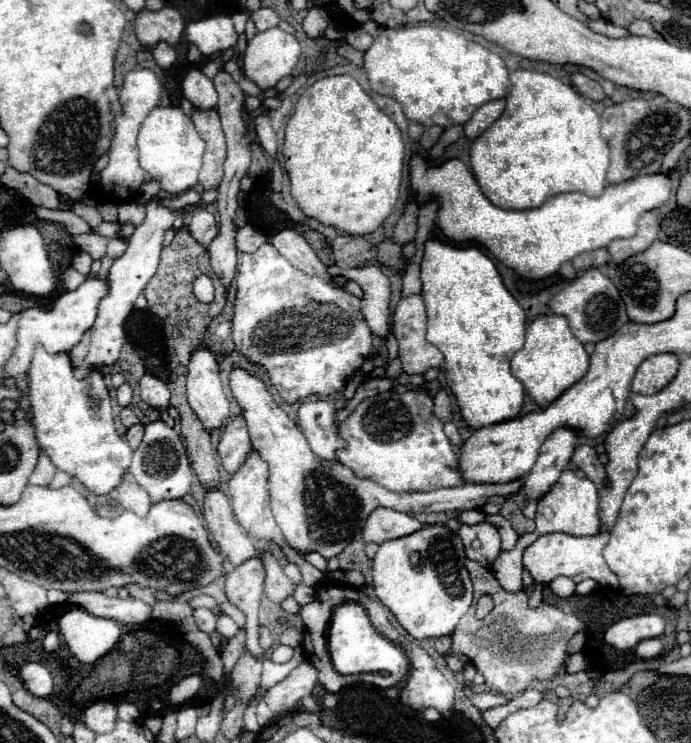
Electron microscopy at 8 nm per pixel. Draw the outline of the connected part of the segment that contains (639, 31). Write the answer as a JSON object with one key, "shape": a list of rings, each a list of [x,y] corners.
{"shape":[[[635,19],[631,25],[629,25],[629,31],[633,35],[647,35],[647,37],[657,37],[659,33],[653,29],[653,25],[645,19]]]}

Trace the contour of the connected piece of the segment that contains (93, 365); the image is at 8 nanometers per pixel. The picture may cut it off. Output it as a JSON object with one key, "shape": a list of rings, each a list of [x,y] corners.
{"shape":[[[155,199],[149,201],[145,207],[147,207],[145,221],[137,227],[137,231],[129,239],[127,251],[119,259],[115,259],[109,269],[109,275],[107,275],[109,291],[107,291],[107,297],[103,297],[103,301],[99,303],[95,323],[81,337],[79,345],[75,345],[75,349],[71,349],[75,377],[79,377],[79,379],[87,377],[91,373],[91,369],[99,369],[101,365],[113,365],[119,359],[119,351],[125,343],[125,321],[133,309],[133,301],[145,289],[149,279],[155,275],[157,265],[159,265],[159,253],[163,249],[163,235],[173,225],[175,217],[179,215],[179,211],[161,207]]]}

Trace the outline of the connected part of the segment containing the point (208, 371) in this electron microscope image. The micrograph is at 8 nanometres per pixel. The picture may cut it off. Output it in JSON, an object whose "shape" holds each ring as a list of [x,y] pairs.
{"shape":[[[203,347],[191,355],[186,373],[186,395],[189,407],[209,433],[219,429],[229,418],[229,401],[223,393],[215,355]]]}

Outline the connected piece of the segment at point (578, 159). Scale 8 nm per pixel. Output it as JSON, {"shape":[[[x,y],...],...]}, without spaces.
{"shape":[[[517,69],[509,77],[511,91],[507,95],[505,111],[471,145],[471,167],[487,199],[501,209],[535,209],[559,193],[579,191],[597,197],[607,185],[617,185],[607,183],[609,145],[607,139],[601,137],[601,121],[589,99],[575,87],[565,85],[561,79],[547,73]]]}

